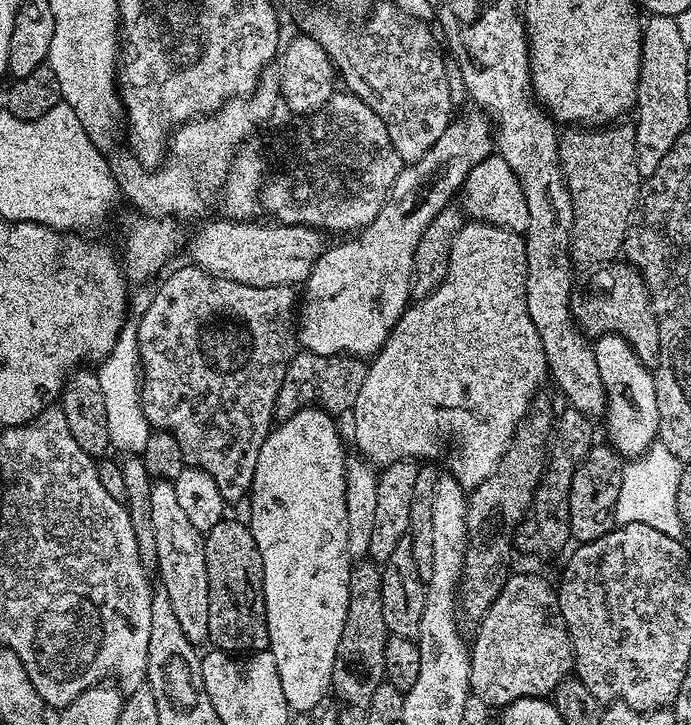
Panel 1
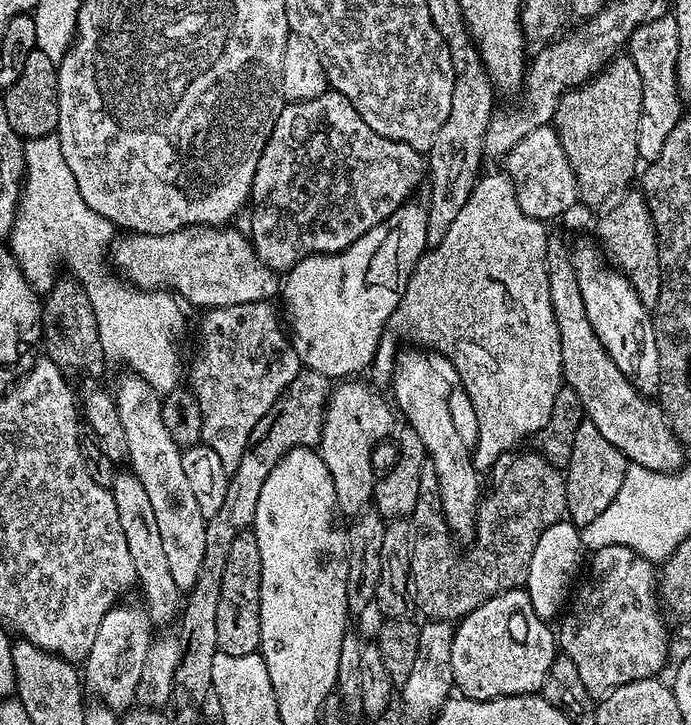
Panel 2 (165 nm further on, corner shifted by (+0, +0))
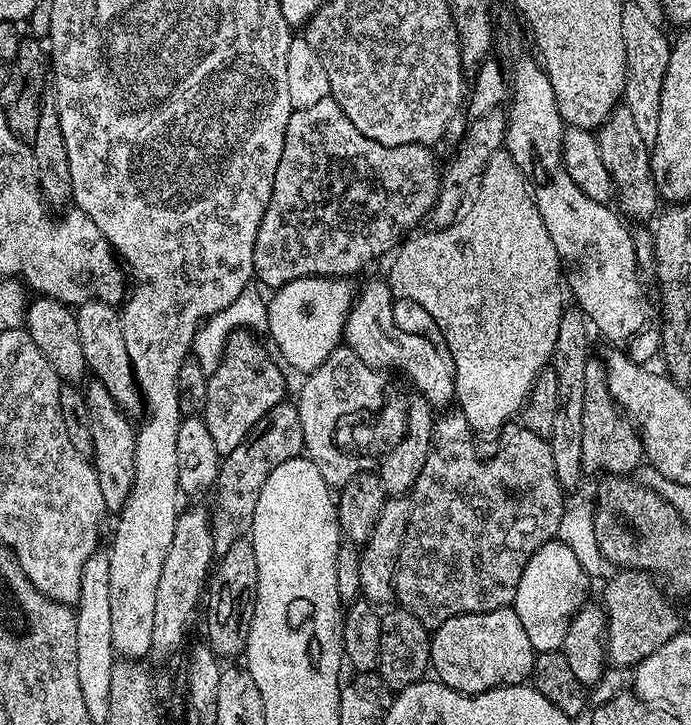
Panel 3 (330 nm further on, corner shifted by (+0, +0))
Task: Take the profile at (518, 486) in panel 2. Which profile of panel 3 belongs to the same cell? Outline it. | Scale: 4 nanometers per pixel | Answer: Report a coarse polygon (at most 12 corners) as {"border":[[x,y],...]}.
{"border":[[436,416],[395,603],[509,607],[566,492],[525,427],[479,460]]}

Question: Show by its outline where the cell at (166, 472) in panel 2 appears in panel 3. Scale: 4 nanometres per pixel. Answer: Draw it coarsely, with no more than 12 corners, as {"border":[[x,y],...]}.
{"border":[[113,305],[75,309],[88,372],[127,414],[142,397]]}

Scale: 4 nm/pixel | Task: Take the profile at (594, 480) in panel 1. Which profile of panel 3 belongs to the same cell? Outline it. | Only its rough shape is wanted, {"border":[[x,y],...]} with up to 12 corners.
{"border":[[599,359],[586,362],[582,464],[621,478],[645,459]]}

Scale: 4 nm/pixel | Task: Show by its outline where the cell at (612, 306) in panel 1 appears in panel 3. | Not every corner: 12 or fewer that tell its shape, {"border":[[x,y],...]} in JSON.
{"border":[[616,107],[595,137],[629,221],[657,215],[650,145]]}

